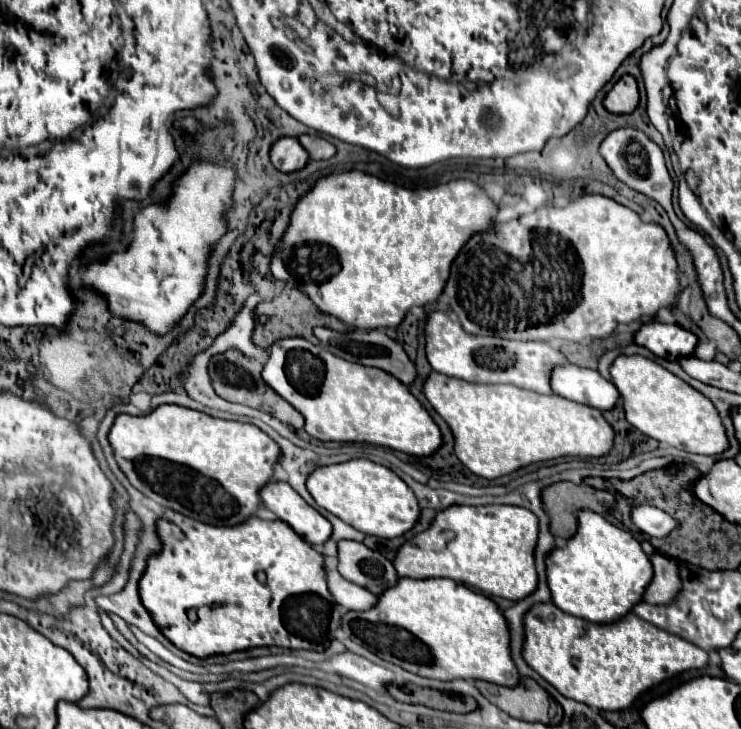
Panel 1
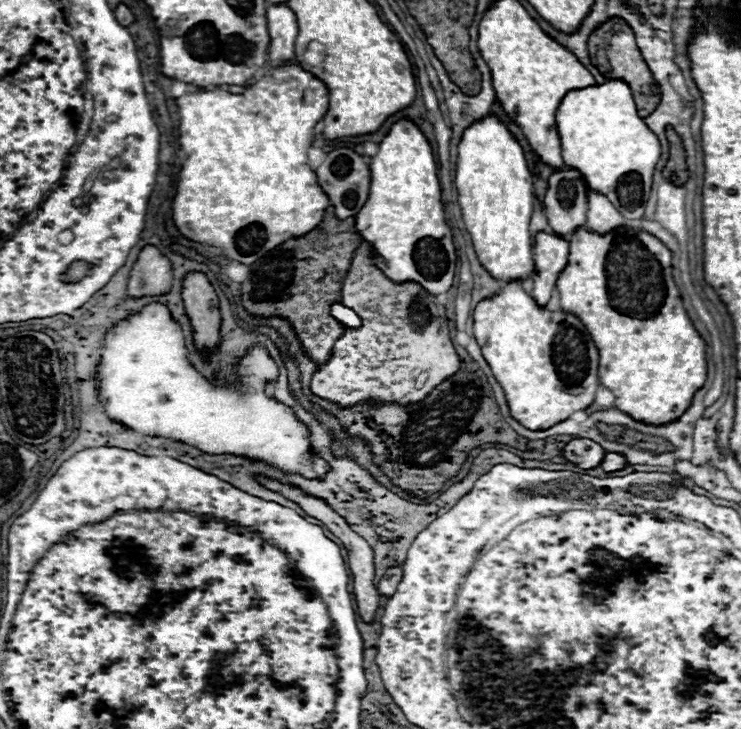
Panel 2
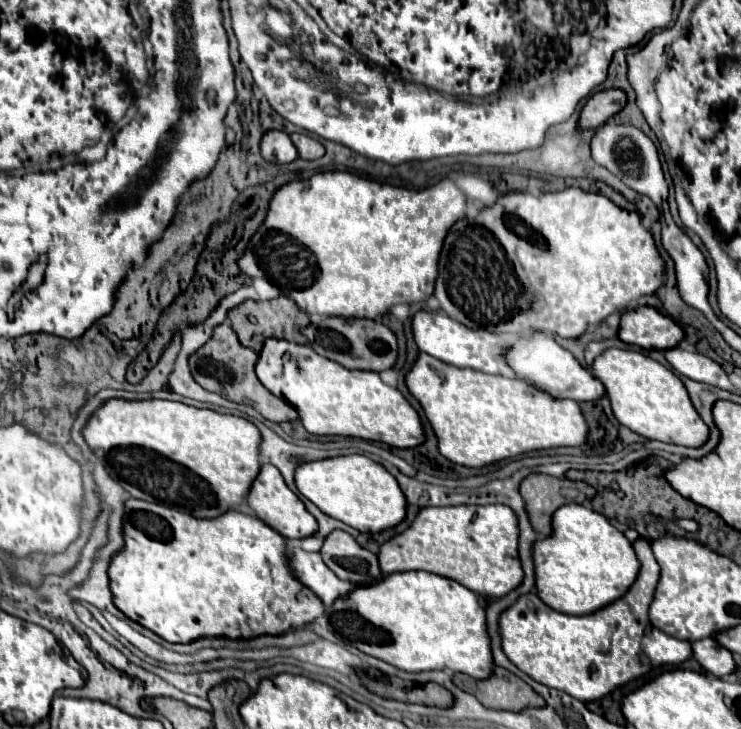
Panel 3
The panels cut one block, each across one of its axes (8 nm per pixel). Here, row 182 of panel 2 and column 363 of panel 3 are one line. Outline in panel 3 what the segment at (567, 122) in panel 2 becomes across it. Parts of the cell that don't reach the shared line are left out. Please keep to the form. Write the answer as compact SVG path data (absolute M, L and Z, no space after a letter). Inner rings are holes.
M424 570L390 574L376 588L354 588L352 596L336 600L326 616L330 628L348 646L400 670L424 672L446 668L476 680L492 676L494 660L486 630L486 612L472 590L450 578Z

